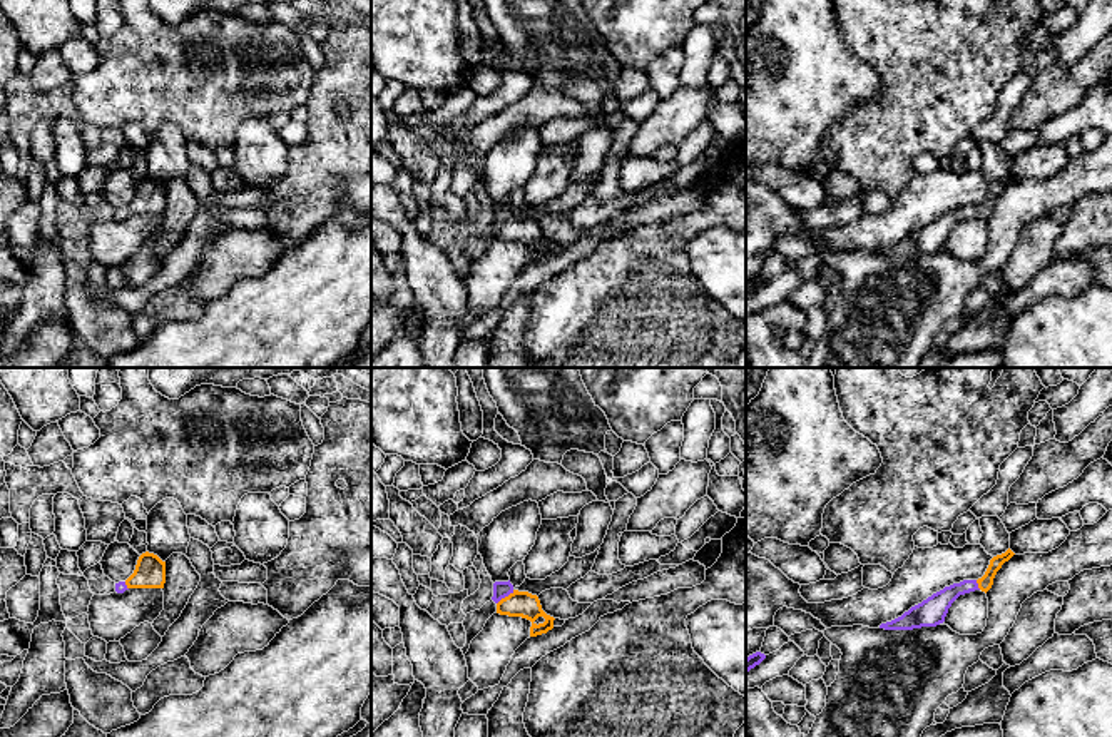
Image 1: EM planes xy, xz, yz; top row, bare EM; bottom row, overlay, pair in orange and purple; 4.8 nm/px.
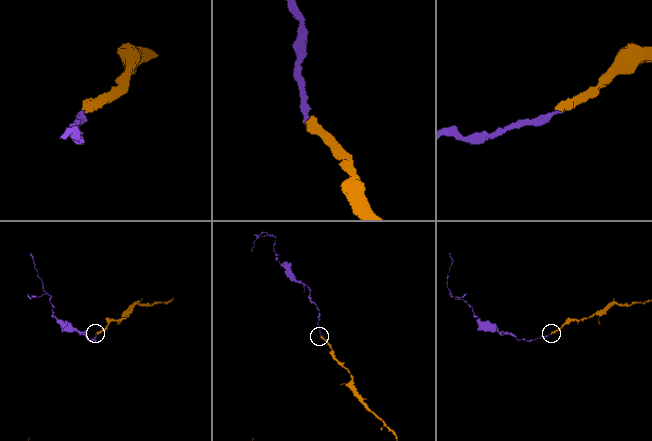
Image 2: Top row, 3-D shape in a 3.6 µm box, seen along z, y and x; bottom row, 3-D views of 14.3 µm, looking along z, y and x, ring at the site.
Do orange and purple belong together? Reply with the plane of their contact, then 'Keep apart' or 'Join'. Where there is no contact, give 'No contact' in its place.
Touches orange in xz. Join

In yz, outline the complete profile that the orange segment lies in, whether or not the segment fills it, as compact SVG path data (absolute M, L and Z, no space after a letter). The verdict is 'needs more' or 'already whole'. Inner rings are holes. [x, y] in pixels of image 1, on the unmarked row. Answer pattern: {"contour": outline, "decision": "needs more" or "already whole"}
{"contour": "M1008 174L1005 179L997 180L990 186L990 191L985 197L985 201L978 206L963 206L960 209L953 209L950 212L945 212L943 216L933 219L921 229L911 232L908 237L905 237L901 242L881 249L880 254L885 256L913 256L921 252L936 252L945 247L945 242L948 239L948 234L951 229L965 219L982 216L988 217L993 211L993 204L997 197L1002 194L1005 187L1008 187L1015 179Z", "decision": "needs more"}

